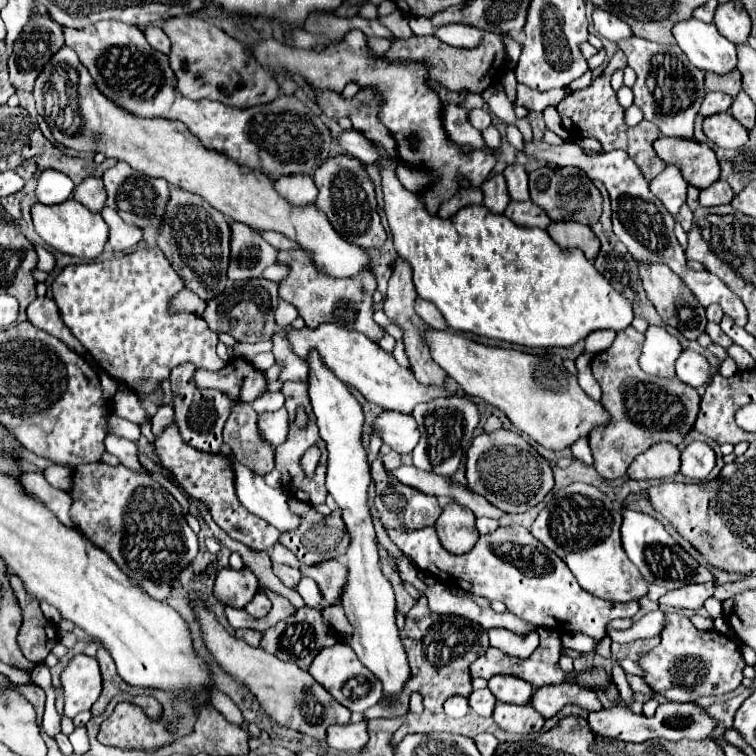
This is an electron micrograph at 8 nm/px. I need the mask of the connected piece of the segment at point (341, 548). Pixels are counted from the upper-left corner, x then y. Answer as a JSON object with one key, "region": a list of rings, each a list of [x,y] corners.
{"region":[[[289,501],[291,511],[295,511],[297,515],[303,515],[303,523],[299,525],[299,531],[293,531],[291,535],[281,535],[279,541],[297,555],[297,559],[305,565],[317,565],[329,559],[343,559],[347,545],[349,545],[349,533],[345,529],[345,523],[341,519],[341,511],[335,509],[329,515],[319,515],[315,513],[309,505],[301,503],[301,501]]]}

